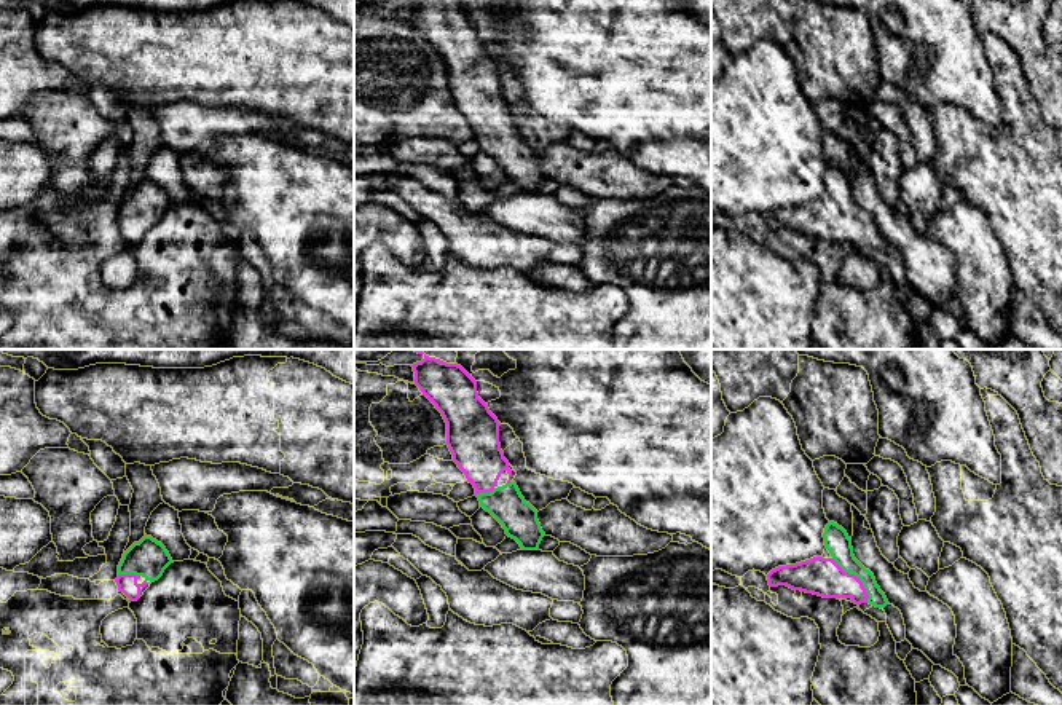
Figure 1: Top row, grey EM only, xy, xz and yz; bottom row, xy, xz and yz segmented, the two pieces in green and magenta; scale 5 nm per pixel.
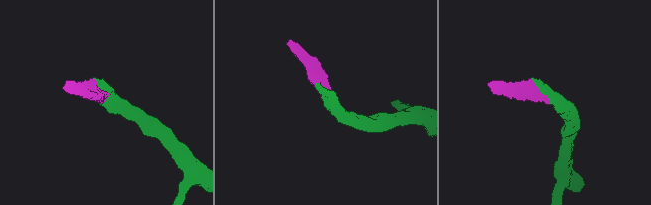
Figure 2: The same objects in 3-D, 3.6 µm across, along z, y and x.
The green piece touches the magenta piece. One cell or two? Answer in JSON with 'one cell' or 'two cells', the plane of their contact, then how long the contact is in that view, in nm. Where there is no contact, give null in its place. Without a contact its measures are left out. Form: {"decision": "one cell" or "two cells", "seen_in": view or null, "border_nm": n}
{"decision": "one cell", "seen_in": "yz", "border_nm": 300}

